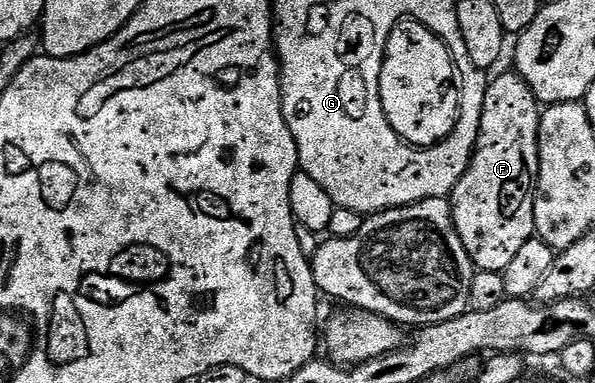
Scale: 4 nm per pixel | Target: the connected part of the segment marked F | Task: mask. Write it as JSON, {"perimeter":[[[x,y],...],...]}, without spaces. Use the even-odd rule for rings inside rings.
{"perimeter":[[[516,73],[510,75],[501,75],[493,84],[484,88],[481,97],[481,124],[479,125],[479,133],[475,140],[475,148],[477,152],[469,159],[469,168],[461,175],[461,180],[453,187],[453,195],[451,194],[451,202],[453,204],[453,220],[455,221],[455,229],[459,233],[459,241],[463,241],[463,249],[467,249],[467,253],[471,257],[474,268],[477,271],[499,271],[504,272],[507,265],[511,265],[511,260],[515,258],[515,253],[519,253],[519,249],[523,249],[523,245],[527,245],[527,241],[534,238],[535,213],[533,212],[533,200],[537,189],[537,174],[539,173],[539,121],[541,120],[542,104],[537,102],[537,98],[533,96],[533,91],[527,85],[525,78]]]}

